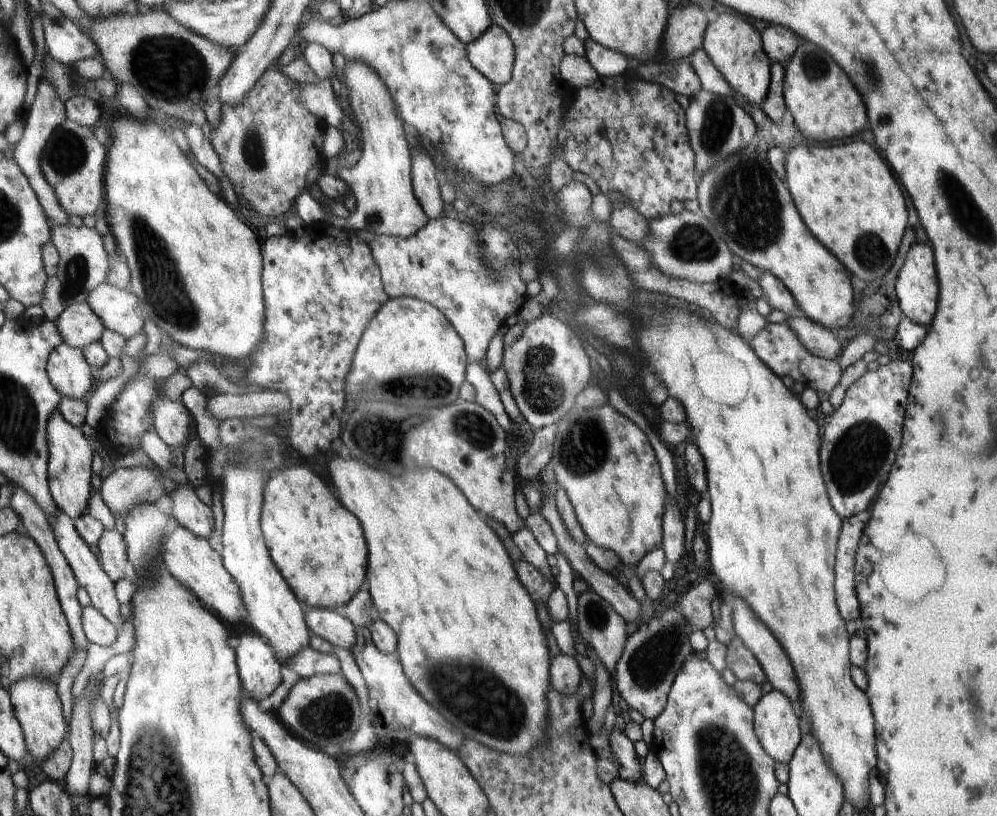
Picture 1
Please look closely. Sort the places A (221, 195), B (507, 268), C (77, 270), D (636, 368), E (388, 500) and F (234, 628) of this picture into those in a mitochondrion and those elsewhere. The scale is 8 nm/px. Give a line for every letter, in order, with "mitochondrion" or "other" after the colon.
A: other
B: other
C: mitochondrion
D: other
E: other
F: other

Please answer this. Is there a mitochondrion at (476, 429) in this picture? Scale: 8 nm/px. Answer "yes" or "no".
yes

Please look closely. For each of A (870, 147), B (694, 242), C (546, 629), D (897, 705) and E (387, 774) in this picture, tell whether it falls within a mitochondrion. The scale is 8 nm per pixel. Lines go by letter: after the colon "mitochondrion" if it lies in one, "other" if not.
A: other
B: mitochondrion
C: other
D: other
E: mitochondrion

